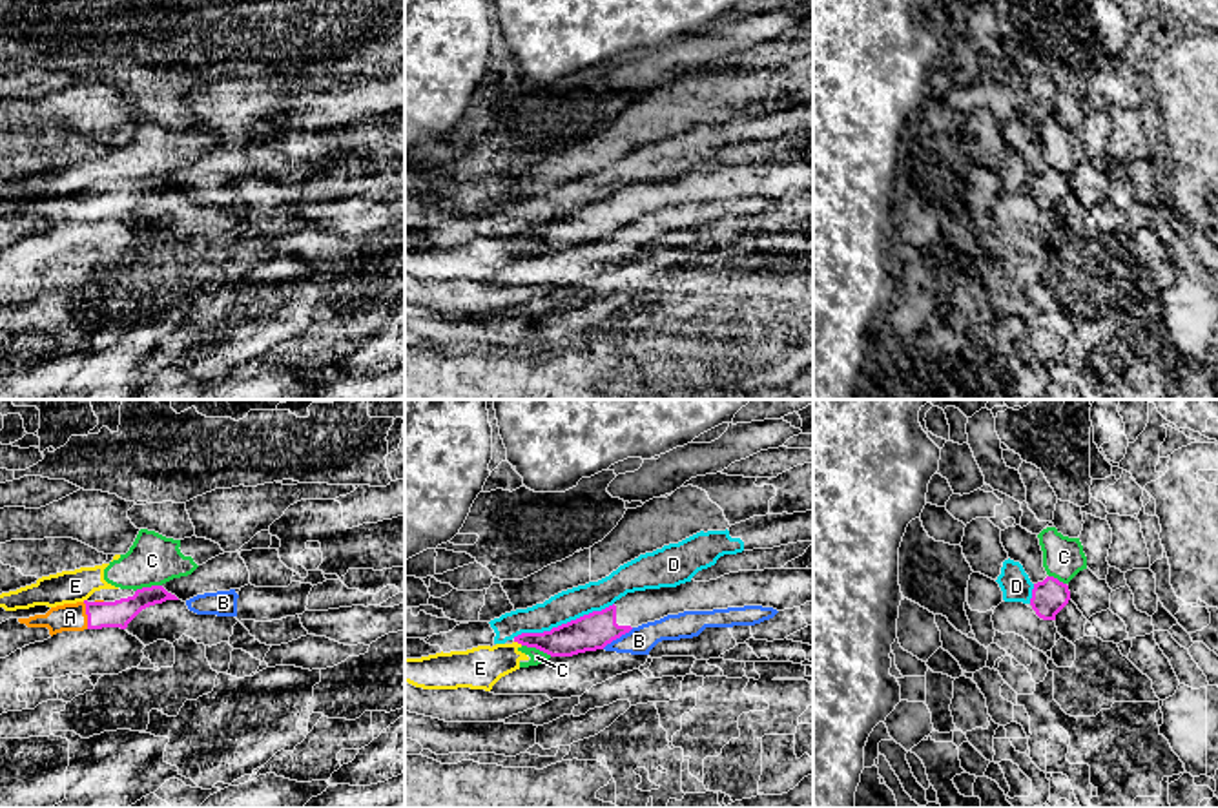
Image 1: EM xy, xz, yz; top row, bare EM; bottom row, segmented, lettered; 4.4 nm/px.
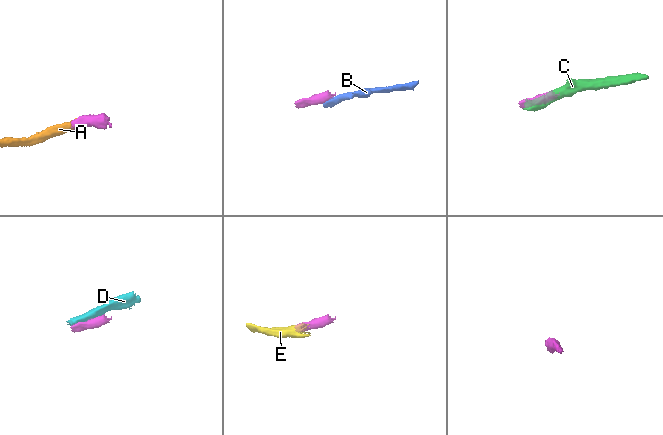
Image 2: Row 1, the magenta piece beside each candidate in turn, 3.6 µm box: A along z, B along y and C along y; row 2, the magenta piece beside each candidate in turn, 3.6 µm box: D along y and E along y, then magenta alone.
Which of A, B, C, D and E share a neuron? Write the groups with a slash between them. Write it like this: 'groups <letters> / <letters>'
groups A / B / C E / D

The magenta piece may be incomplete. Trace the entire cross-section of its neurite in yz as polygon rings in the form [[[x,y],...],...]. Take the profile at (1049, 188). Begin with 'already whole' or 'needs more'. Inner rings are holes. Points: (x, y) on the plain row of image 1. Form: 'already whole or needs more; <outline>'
already whole; [[[1054,168],[1034,175],[1030,197],[1043,212],[1056,212],[1056,206],[1068,195],[1068,177]]]

